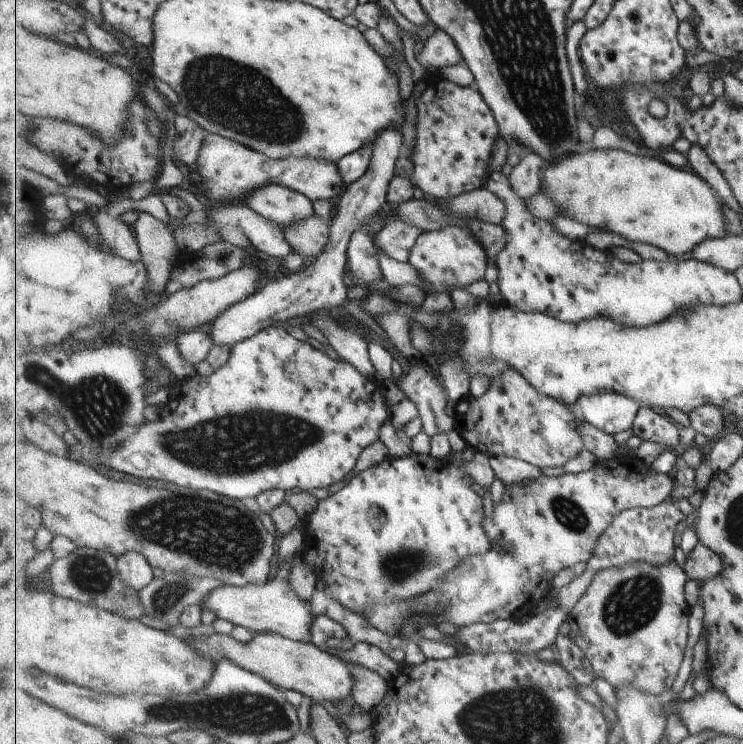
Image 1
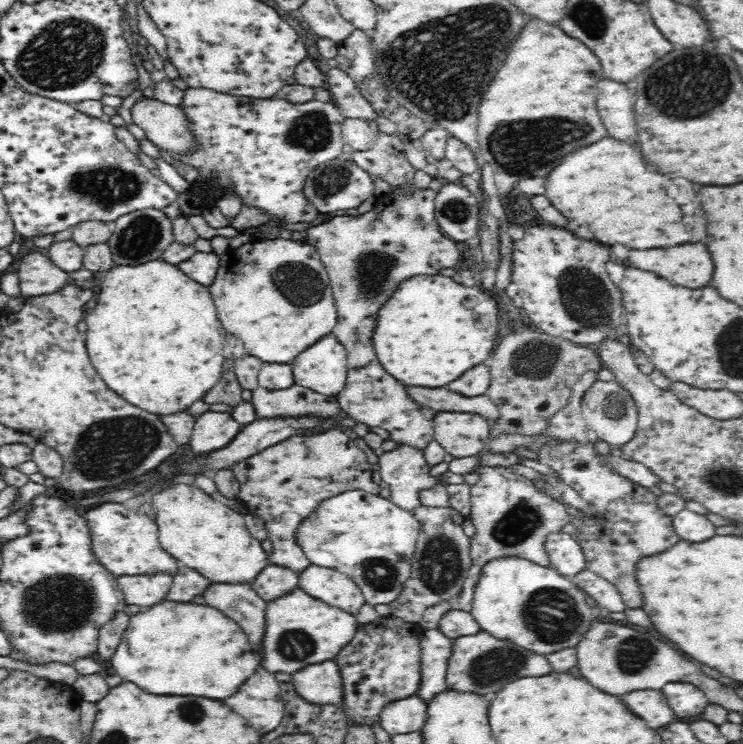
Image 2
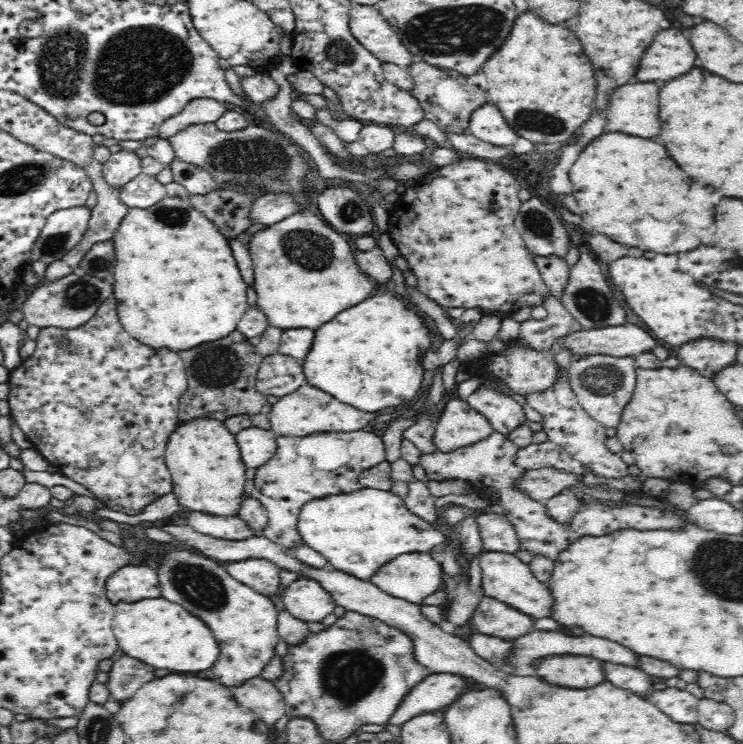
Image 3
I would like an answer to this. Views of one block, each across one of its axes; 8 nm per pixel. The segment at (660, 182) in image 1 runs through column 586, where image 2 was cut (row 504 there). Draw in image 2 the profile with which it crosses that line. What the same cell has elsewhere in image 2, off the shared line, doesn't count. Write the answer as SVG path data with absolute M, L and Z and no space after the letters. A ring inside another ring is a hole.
M192 482L173 483L154 494L150 502L156 510L161 547L182 566L194 568L210 584L250 584L271 564L261 541L248 532L243 515L218 504Z

